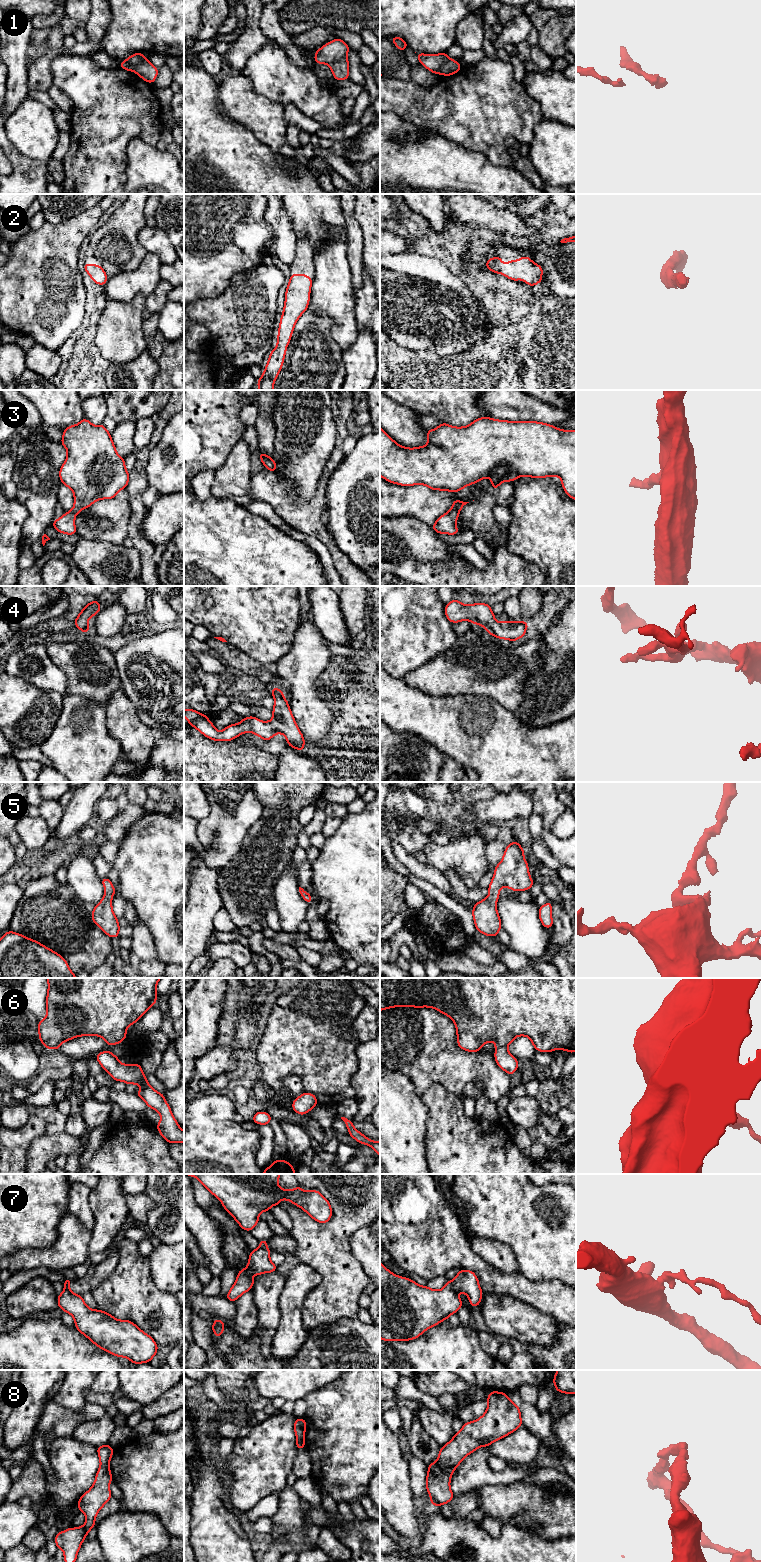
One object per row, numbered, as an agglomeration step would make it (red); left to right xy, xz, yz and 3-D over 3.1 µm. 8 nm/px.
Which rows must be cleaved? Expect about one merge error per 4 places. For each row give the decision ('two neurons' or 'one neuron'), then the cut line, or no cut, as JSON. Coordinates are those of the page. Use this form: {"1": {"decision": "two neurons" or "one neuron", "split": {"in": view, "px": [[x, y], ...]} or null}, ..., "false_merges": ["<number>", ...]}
{"1": {"decision": "two neurons", "split": {"in": "xy", "px": [[147, 59], [140, 62], [133, 70]]}}, "2": {"decision": "one neuron", "split": null}, "3": {"decision": "one neuron", "split": null}, "4": {"decision": "one neuron", "split": null}, "5": {"decision": "one neuron", "split": null}, "6": {"decision": "one neuron", "split": null}, "7": {"decision": "two neurons", "split": {"in": "yz", "px": [[451, 1281], [457, 1291]]}}, "8": {"decision": "one neuron", "split": null}, "false_merges": ["1", "7"]}

